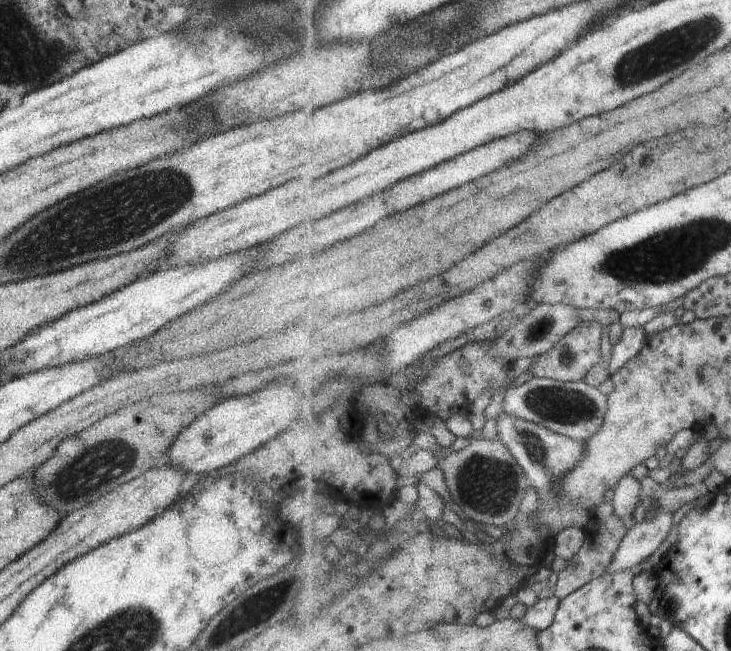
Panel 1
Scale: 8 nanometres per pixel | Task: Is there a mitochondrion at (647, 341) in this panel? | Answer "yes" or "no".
no

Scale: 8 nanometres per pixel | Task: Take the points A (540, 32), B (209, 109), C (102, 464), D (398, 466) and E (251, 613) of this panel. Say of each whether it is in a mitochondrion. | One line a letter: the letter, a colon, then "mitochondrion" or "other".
A: other
B: other
C: mitochondrion
D: other
E: mitochondrion

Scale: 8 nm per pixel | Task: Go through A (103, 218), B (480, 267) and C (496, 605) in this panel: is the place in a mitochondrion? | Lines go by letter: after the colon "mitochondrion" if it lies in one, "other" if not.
A: mitochondrion
B: other
C: other

